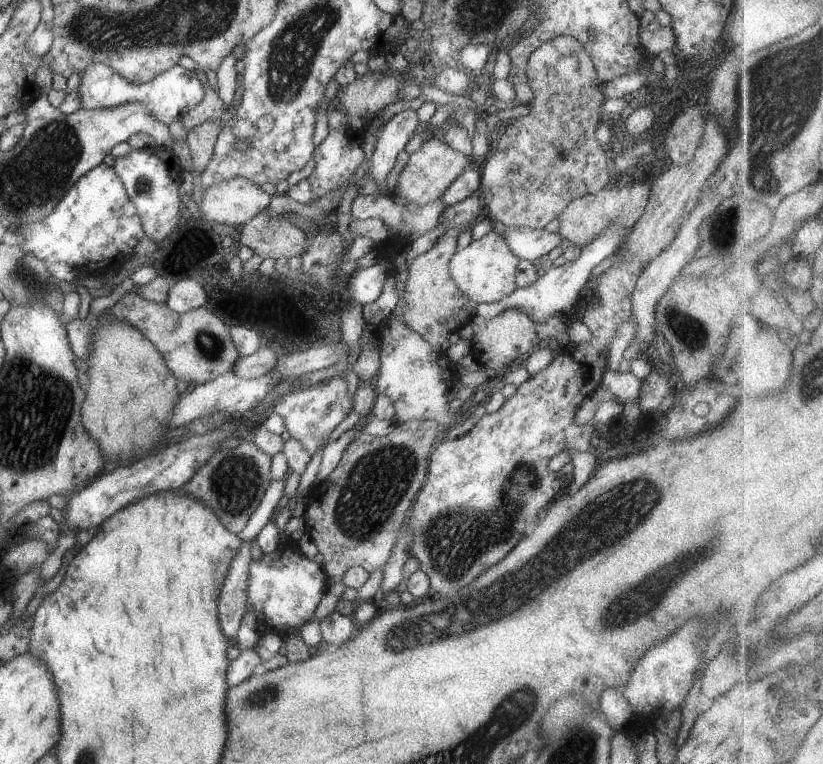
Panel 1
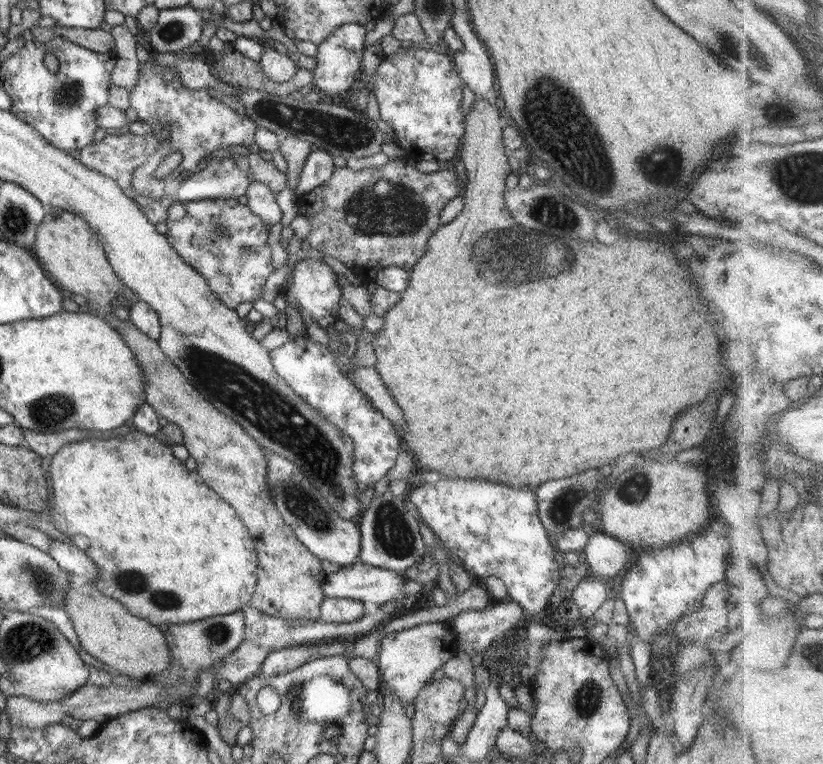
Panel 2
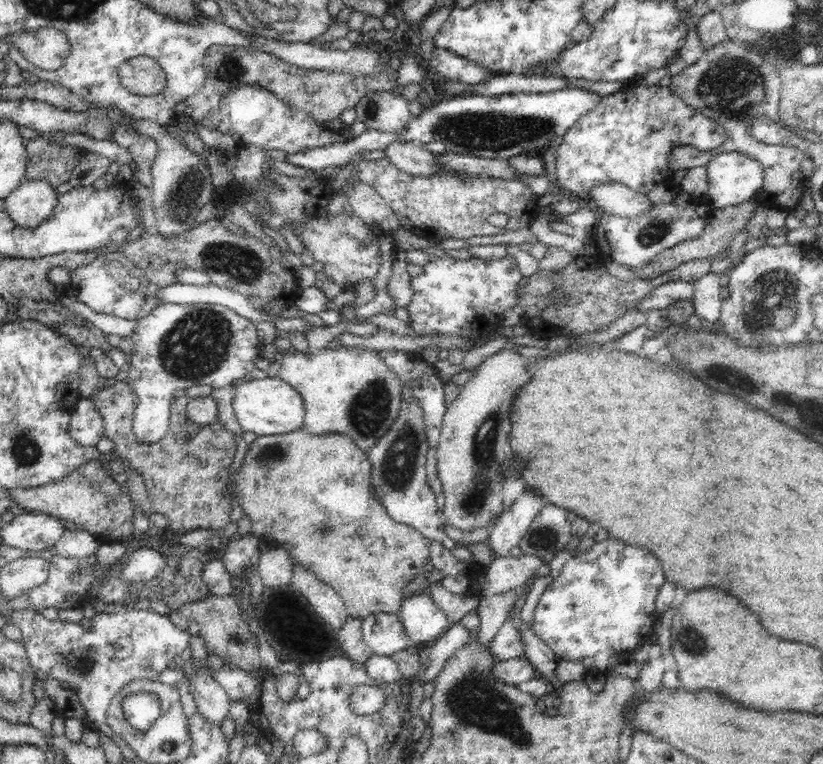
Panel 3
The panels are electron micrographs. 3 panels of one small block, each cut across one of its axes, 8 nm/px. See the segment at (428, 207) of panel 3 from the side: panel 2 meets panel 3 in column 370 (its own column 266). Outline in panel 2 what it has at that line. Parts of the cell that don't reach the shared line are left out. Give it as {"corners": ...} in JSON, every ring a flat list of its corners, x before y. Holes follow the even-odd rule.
{"corners":[[108,131,108,134,100,142,89,144,80,149,80,162,92,170,115,180,120,188,144,211,149,221,156,225,158,222,164,222,167,219,168,207,176,200,181,203,191,203,206,199,238,199,246,194,247,188,252,182,261,182,270,187,272,192,282,192,286,188,285,172,278,170,274,165,274,160,268,161,260,157,260,153,250,153,248,155,235,154,230,158,213,157,209,158,202,168,199,167,198,174,182,178,179,189,172,198,161,198,152,200,147,196,142,196,131,186,132,173,139,166,142,166,148,156,154,153,161,142,152,133,145,136,136,136,128,132]]}

